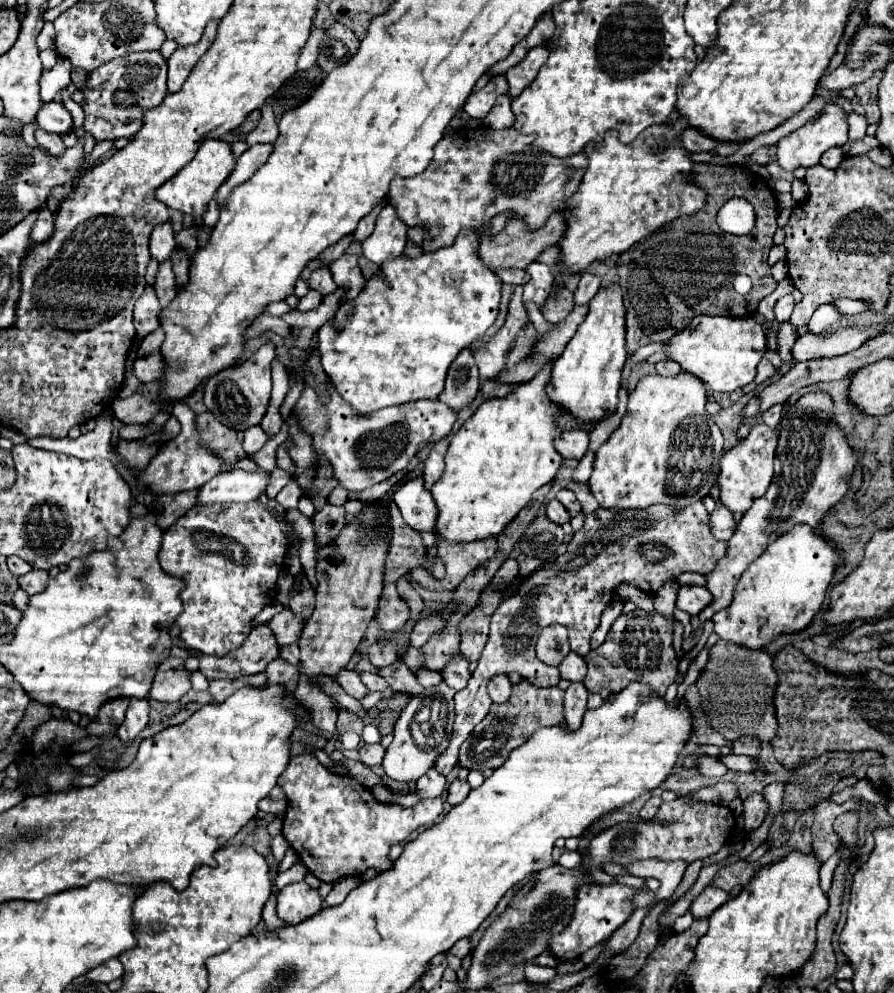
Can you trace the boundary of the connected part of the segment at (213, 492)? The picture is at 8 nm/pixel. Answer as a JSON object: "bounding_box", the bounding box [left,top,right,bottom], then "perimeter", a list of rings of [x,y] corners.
{"bounding_box":[196,470,268,504],"perimeter":[[[232,470],[214,476],[202,488],[198,488],[196,504],[226,504],[226,502],[252,502],[266,490],[268,472],[256,470]]]}

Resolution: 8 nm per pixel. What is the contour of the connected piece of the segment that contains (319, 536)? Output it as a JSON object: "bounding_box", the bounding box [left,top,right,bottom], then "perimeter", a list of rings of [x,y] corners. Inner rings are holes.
{"bounding_box":[312,504,346,546],"perimeter":[[[326,504],[326,506],[312,518],[312,522],[314,522],[314,532],[316,532],[316,544],[318,544],[318,546],[328,544],[328,542],[332,542],[332,540],[338,536],[338,532],[342,530],[342,526],[344,526],[344,522],[346,522],[344,516],[346,516],[346,512],[344,512],[342,506]]]}

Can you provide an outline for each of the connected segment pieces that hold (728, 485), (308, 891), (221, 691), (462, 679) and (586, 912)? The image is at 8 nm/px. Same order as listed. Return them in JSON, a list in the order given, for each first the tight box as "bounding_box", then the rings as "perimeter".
[{"bounding_box":[718,422,778,512],"perimeter":[[[758,422],[756,426],[752,426],[746,438],[742,438],[734,448],[730,448],[722,456],[718,486],[720,486],[720,500],[726,508],[730,508],[730,512],[746,512],[754,502],[754,498],[764,496],[774,476],[772,462],[774,462],[776,446],[778,446],[776,428],[770,428],[764,422]]]},{"bounding_box":[276,882,322,924],"perimeter":[[[294,882],[284,886],[276,894],[278,916],[288,924],[298,924],[322,910],[322,898],[318,890],[310,888],[306,882]]]},{"bounding_box":[210,680,248,702],"perimeter":[[[210,680],[210,694],[214,698],[214,702],[224,702],[230,694],[234,694],[238,688],[242,688],[244,684],[248,684],[246,680]]]},{"bounding_box":[440,652,470,690],"perimeter":[[[460,652],[454,656],[454,660],[450,660],[450,664],[446,664],[446,668],[440,674],[442,674],[442,678],[446,680],[446,684],[450,688],[462,690],[468,684],[468,680],[470,680],[468,664],[470,662],[466,662],[466,658]]]},{"bounding_box":[550,884,638,960],"perimeter":[[[584,884],[576,890],[576,906],[574,906],[574,918],[564,928],[560,936],[550,938],[550,952],[558,960],[576,960],[580,954],[584,954],[594,944],[606,940],[618,926],[626,922],[626,918],[632,914],[632,894],[638,888],[630,888],[624,884]]]}]

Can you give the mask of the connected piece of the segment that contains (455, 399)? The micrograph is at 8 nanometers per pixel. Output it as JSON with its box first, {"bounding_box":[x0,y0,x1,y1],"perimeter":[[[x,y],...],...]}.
{"bounding_box":[438,348,480,412],"perimeter":[[[466,348],[450,366],[450,372],[446,376],[446,388],[438,396],[448,408],[454,408],[454,412],[460,412],[464,408],[470,408],[474,398],[480,390],[480,378],[478,368],[474,364],[472,352]]]}

